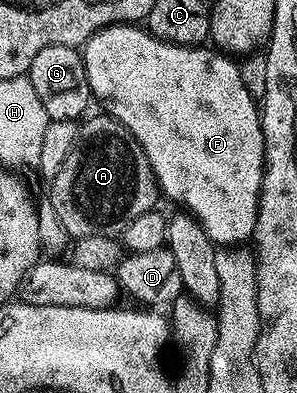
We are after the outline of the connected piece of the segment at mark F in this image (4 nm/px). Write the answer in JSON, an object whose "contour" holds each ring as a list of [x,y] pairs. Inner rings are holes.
{"contour":[[[119,24],[106,26],[97,30],[94,35],[84,43],[81,51],[82,63],[86,69],[86,82],[90,85],[90,93],[95,103],[99,102],[101,109],[111,118],[120,120],[128,132],[140,144],[144,156],[148,156],[148,164],[154,173],[154,179],[158,181],[158,189],[166,194],[174,202],[179,202],[181,209],[190,214],[202,225],[204,232],[222,248],[234,248],[239,244],[246,244],[253,239],[254,229],[258,220],[258,197],[262,191],[262,177],[266,171],[266,145],[264,144],[264,132],[262,131],[262,115],[259,103],[250,95],[248,88],[244,88],[244,80],[241,79],[242,67],[231,55],[215,48],[210,44],[201,46],[182,46],[179,42],[166,42],[158,38],[149,30],[138,24]]]}

